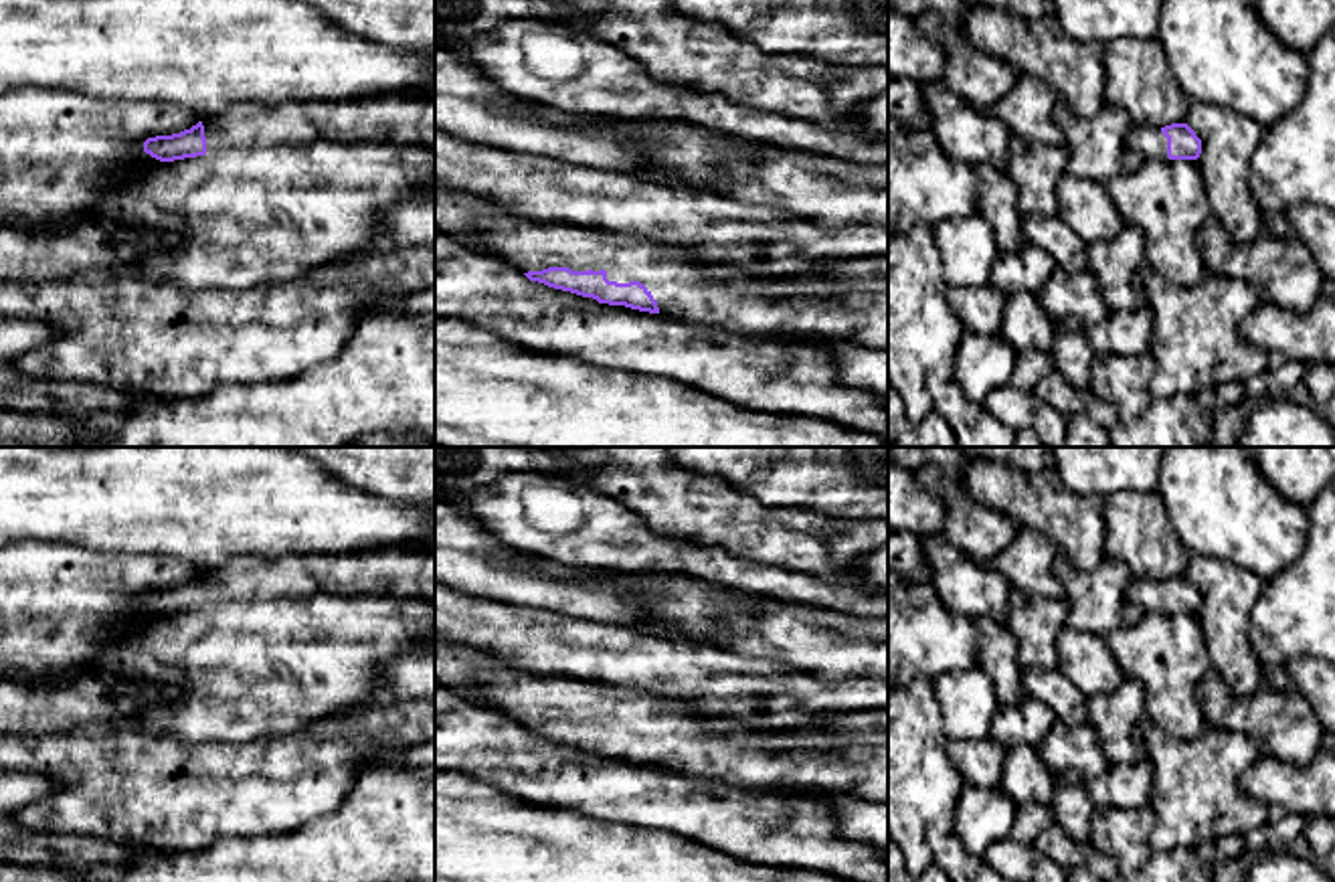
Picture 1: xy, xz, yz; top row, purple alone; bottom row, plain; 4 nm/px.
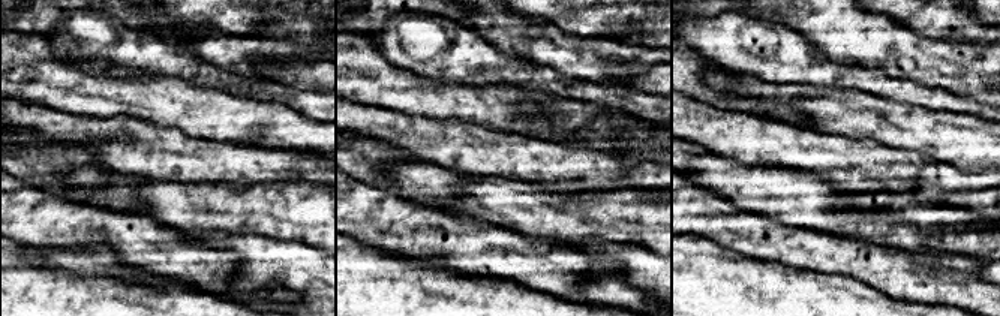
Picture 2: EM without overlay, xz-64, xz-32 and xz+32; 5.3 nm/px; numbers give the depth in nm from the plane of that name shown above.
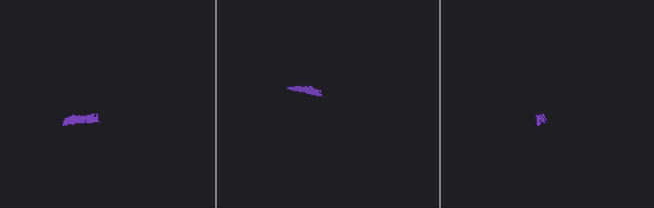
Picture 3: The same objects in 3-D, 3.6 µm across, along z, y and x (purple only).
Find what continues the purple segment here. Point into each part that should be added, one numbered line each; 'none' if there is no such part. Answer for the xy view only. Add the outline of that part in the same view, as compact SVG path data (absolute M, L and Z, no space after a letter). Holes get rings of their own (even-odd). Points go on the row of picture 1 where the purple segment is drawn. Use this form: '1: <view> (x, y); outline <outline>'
1: xy (389, 118); outline M380 95L330 103L239 103L202 119L206 154L312 142L382 142L435 148L435 97Z

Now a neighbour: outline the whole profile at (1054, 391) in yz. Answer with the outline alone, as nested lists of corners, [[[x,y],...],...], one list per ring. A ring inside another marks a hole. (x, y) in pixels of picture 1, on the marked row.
[[[1054,368],[1040,384],[1034,388],[1034,392],[1054,409],[1058,409],[1066,419],[1086,411],[1084,407],[1084,394],[1074,390],[1062,374]]]

